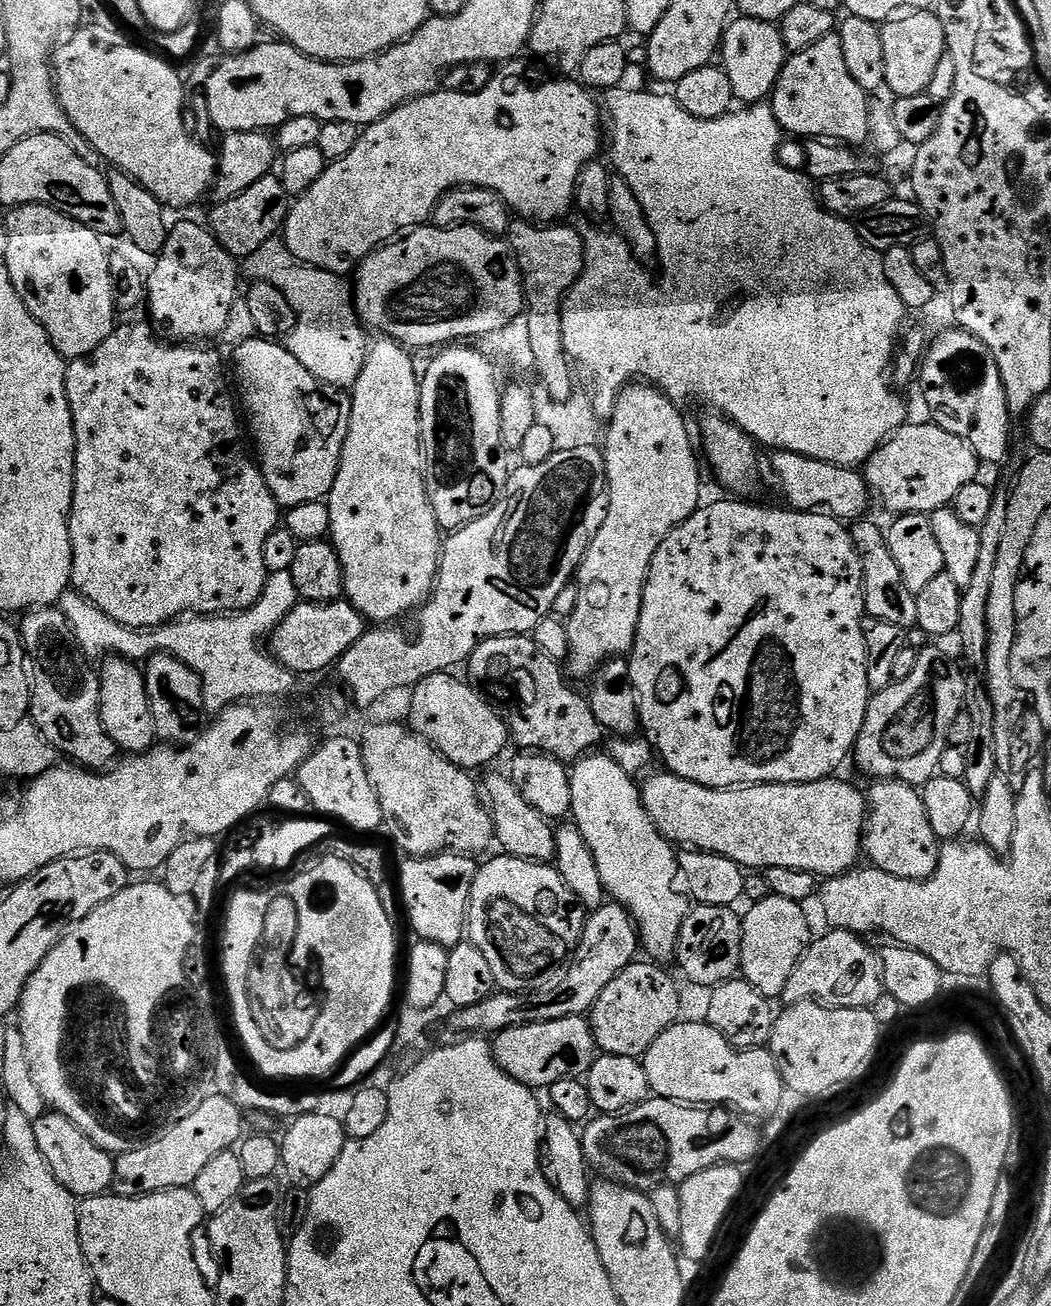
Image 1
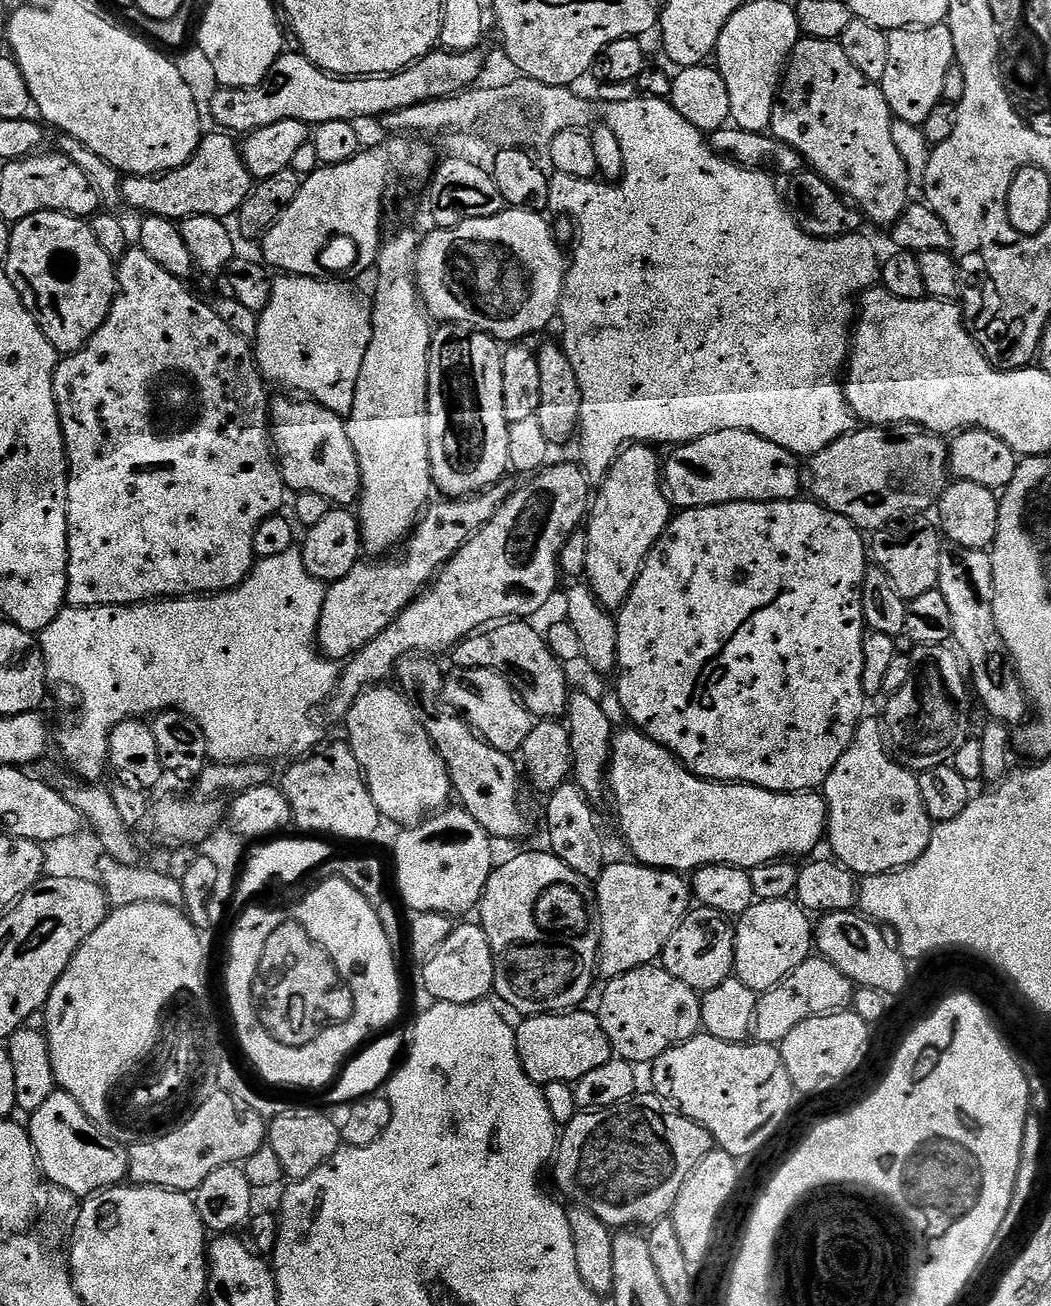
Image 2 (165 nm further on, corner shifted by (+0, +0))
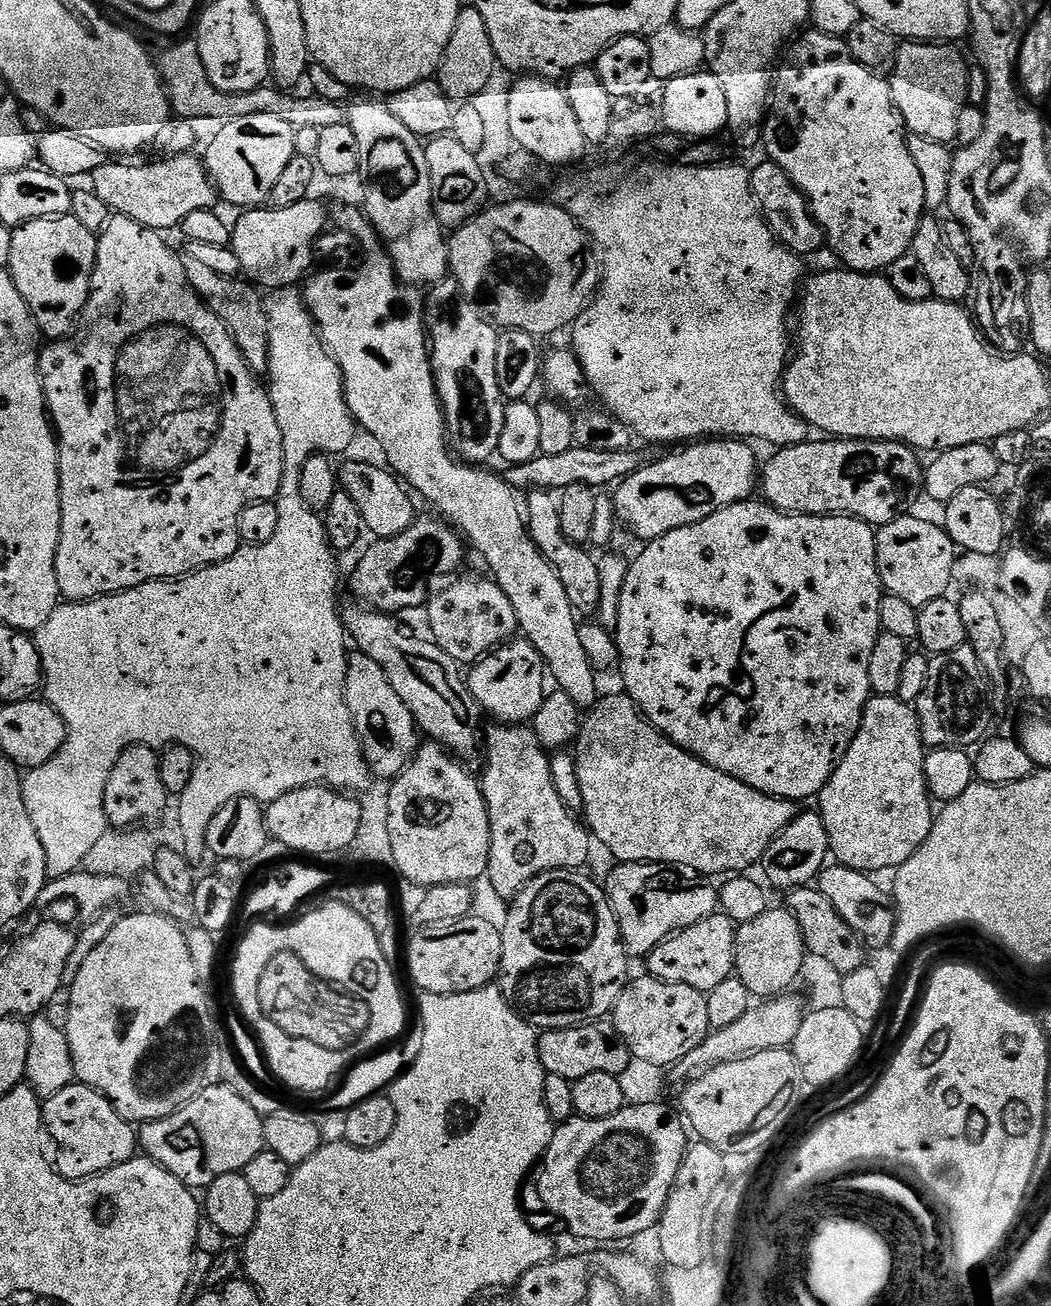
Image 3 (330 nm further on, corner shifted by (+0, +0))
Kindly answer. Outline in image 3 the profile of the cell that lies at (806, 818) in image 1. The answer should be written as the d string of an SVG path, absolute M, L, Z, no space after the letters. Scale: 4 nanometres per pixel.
M627 694L619 695L608 696L605 700L604 697L597 699L587 715L583 717L580 735L574 741L578 786L582 786L582 802L584 803L582 816L585 816L583 819L586 821L589 833L594 837L595 843L597 840L613 856L613 861L621 864L681 864L709 878L717 878L716 876L724 878L729 874L744 874L752 870L748 868L754 867L755 869L761 863L772 840L780 832L786 830L798 815L797 801L767 796L764 792L759 792L742 782L738 782L738 778L730 778L726 774L722 774L722 770L714 770L714 766L702 762L697 756L687 752L685 748L675 744L670 737L662 735L649 720L644 719L636 703Z

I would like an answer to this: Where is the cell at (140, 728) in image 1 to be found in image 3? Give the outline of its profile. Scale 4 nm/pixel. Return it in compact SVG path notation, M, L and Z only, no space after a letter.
M133 744L120 755L114 770L110 770L110 782L107 783L105 792L105 817L109 825L116 830L135 829L145 822L150 822L146 820L162 815L168 803L170 797L166 786L162 786L162 770L157 749L147 748L144 744Z

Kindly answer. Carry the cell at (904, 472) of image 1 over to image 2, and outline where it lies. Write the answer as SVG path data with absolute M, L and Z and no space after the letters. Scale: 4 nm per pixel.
M880 426L861 427L810 460L811 495L861 530L879 530L897 518L935 509L950 483L950 448L939 435L927 430L912 430L909 436L887 436L884 432Z

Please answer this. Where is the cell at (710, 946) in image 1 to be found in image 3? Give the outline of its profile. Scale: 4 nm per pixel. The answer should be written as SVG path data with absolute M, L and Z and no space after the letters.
M726 915L707 916L702 922L661 942L646 958L647 975L682 986L694 986L694 990L705 994L714 990L714 986L733 975L736 967L736 930L737 925Z

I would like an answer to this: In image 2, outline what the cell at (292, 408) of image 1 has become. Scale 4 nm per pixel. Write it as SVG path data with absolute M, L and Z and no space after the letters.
M284 394L281 400L273 399L270 404L270 439L274 445L274 455L280 466L285 489L292 491L293 488L293 493L296 494L322 494L322 498L332 501L336 506L352 506L359 501L360 459L356 457L354 446L350 446L345 417L326 410L315 400L293 398Z

